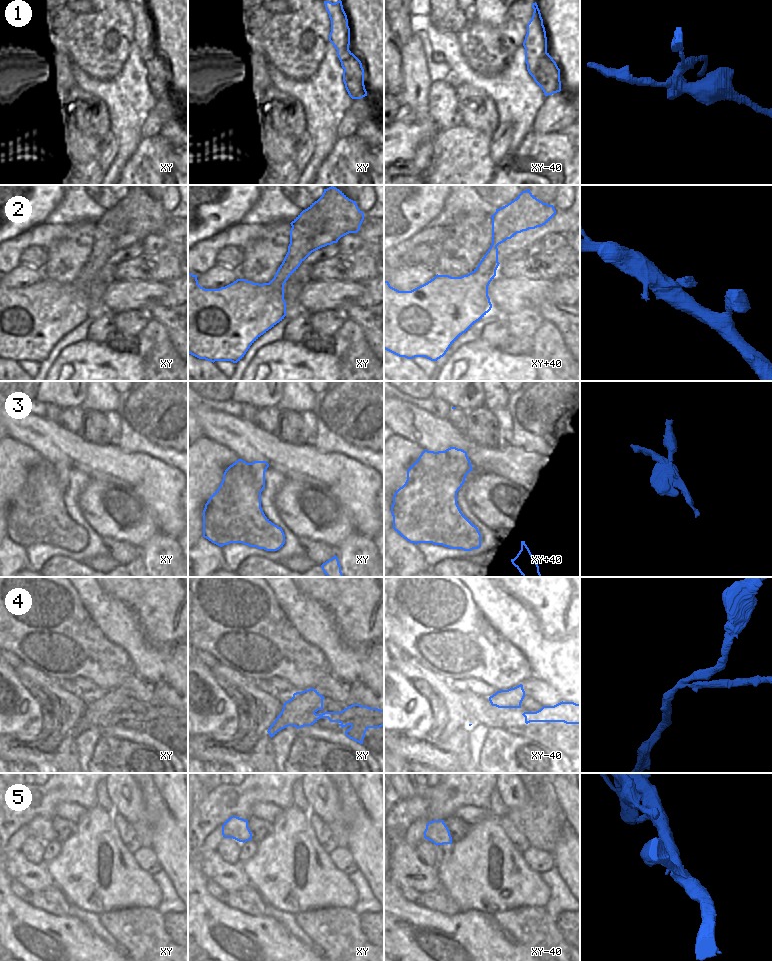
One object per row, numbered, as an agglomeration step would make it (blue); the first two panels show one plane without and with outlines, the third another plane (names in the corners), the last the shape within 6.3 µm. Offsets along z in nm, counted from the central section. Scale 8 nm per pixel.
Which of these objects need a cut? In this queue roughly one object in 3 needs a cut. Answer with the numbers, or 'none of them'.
1, 3.

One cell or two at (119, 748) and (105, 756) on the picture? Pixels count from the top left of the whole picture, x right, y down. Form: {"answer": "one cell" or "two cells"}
{"answer": "one cell"}

